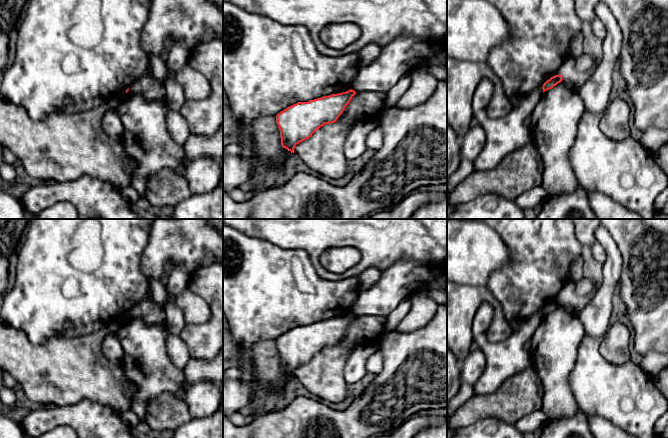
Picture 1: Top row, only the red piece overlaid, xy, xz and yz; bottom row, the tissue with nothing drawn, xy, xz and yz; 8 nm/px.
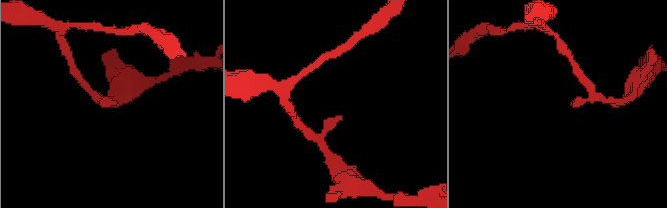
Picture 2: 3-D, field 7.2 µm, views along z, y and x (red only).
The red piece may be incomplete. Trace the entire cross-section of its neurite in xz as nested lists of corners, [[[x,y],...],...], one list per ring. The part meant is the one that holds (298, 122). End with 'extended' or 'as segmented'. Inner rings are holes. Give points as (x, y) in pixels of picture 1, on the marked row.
[[[350,89],[346,92],[323,96],[308,102],[298,102],[278,113],[276,123],[280,130],[282,147],[294,153],[295,146],[310,138],[317,129],[324,124],[336,122],[355,94],[356,92]]] | as segmented

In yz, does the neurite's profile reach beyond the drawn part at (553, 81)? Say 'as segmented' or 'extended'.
as segmented

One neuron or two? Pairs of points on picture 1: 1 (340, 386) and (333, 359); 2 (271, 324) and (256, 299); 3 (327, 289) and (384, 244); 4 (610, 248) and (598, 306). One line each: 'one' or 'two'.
1: one
2: one
3: two
4: one

